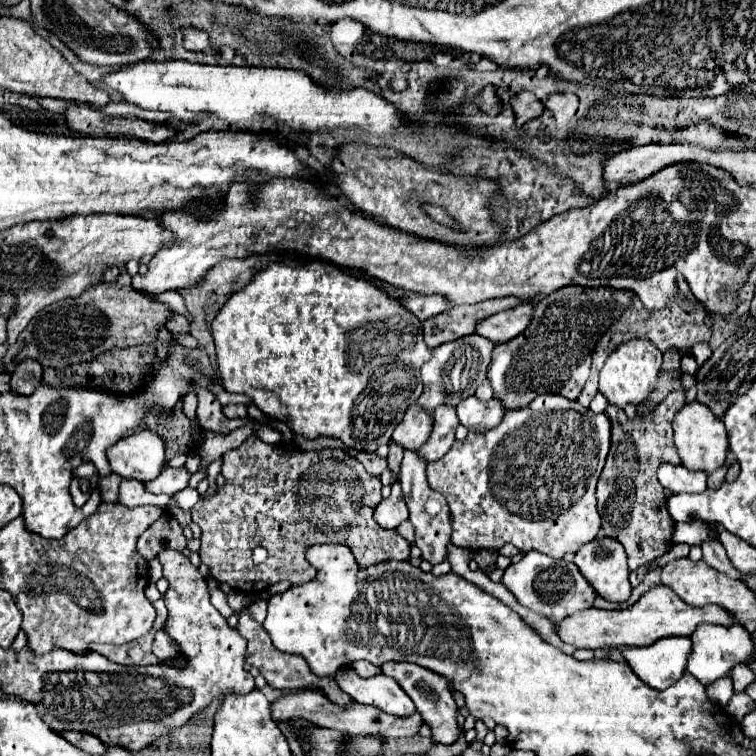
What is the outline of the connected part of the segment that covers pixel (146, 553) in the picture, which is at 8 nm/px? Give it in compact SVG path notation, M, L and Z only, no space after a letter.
M164 512L160 520L156 520L152 526L144 530L144 534L138 540L138 554L150 562L152 558L156 558L160 550L166 548L174 548L180 552L186 548L186 538L182 528L178 520L168 512Z

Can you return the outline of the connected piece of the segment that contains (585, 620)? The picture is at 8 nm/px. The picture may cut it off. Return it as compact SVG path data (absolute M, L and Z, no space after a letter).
M664 584L652 586L646 594L640 596L640 600L628 608L622 610L602 610L602 608L590 608L580 614L572 614L572 618L566 618L564 622L556 624L556 630L560 638L566 644L572 644L574 648L608 648L608 646L650 646L652 642L668 636L690 636L698 628L698 624L710 622L710 624L722 624L730 626L736 622L736 618L712 604L706 608L690 606L680 596L672 592L672 588Z

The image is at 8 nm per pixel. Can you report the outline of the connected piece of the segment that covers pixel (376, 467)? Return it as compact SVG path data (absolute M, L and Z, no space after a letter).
M346 448L346 452L352 454L354 458L358 458L372 476L380 476L380 474L388 468L386 458L380 458L380 456L374 454L374 452L358 452L358 450L352 450L352 448Z

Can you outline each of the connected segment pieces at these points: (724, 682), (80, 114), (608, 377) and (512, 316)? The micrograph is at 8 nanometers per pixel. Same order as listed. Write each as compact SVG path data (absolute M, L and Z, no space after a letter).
M724 676L724 678L716 680L716 682L712 682L706 688L706 694L708 694L708 698L712 698L714 704L726 706L726 702L732 698L732 678Z
M86 104L68 108L66 120L74 132L86 136L132 136L148 142L164 142L174 134L174 130L164 124L146 122L130 116L106 116L94 112Z
M650 340L624 342L604 362L600 370L598 390L608 398L610 404L616 404L618 408L624 408L628 402L640 404L654 390L654 382L656 382L660 366L662 366L662 352Z
M528 302L514 310L504 310L476 322L476 332L484 338L490 338L496 344L508 342L528 326L530 318L532 318L532 304Z

